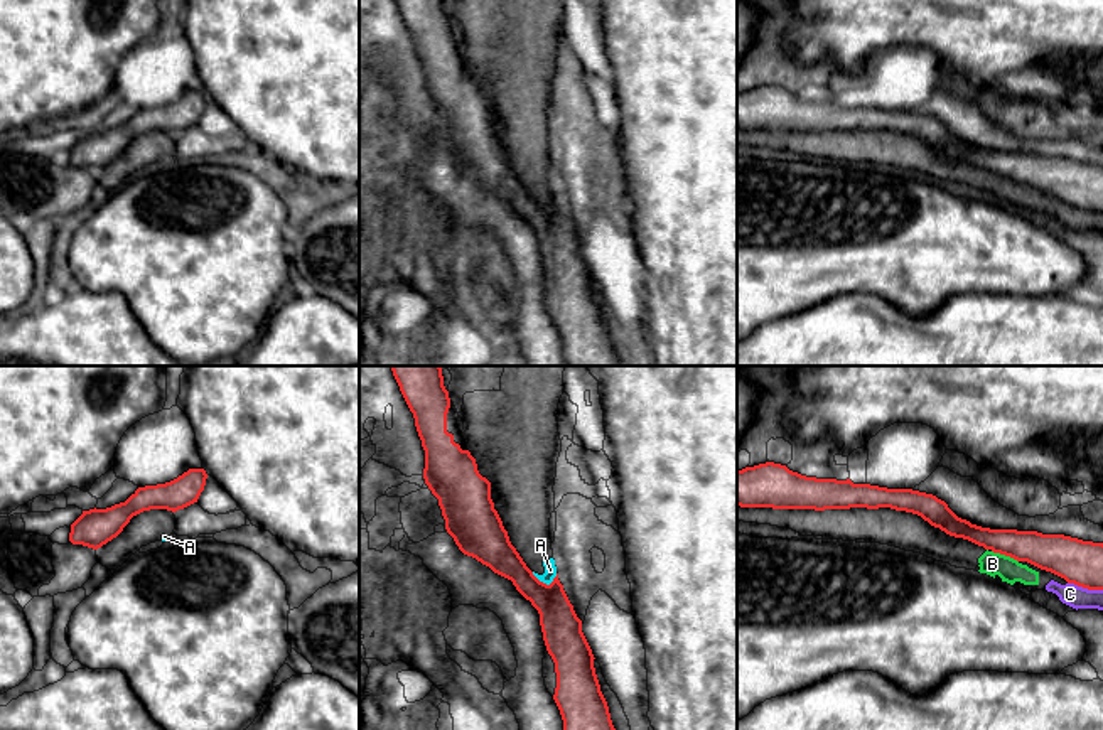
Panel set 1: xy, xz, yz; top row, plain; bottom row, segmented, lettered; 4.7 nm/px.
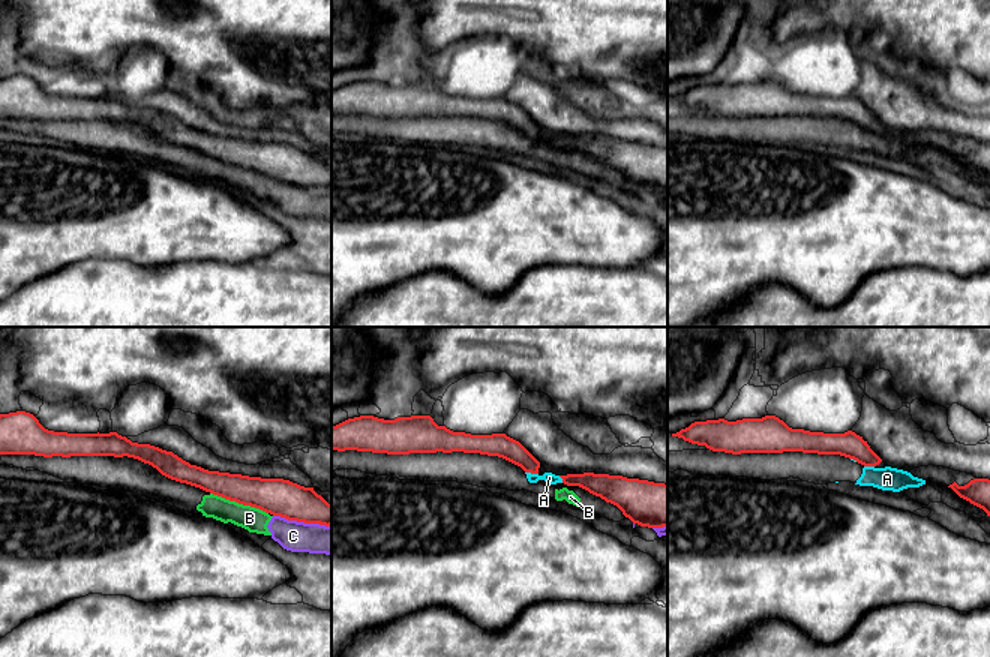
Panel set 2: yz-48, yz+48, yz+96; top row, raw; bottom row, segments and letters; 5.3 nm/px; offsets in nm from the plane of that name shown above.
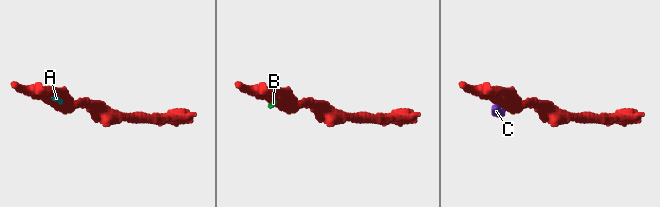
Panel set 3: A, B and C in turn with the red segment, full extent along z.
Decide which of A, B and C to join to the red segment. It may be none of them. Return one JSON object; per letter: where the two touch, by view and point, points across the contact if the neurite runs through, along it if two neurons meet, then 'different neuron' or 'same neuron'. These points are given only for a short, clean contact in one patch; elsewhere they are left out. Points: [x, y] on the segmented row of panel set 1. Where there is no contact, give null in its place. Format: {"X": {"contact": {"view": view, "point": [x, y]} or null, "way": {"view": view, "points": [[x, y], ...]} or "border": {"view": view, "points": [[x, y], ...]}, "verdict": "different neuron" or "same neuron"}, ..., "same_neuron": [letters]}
{"A": {"contact": {"view": "xz", "point": [545, 584]}, "verdict": "different neuron"}, "B": {"contact": {"view": "yz", "point": [1006, 555]}, "border": {"view": "yz", "points": [[992, 550], [1009, 555], [1017, 562]]}, "verdict": "different neuron"}, "C": {"contact": {"view": "yz", "point": [1085, 587]}, "border": {"view": "yz", "points": [[1068, 582], [1102, 590]]}, "verdict": "different neuron"}, "same_neuron": []}

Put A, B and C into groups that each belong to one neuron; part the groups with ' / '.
A B C

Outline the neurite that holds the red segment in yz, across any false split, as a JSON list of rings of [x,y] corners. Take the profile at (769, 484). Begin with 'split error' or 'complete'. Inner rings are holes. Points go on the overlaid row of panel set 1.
complete; [[[766,462],[737,470],[737,506],[772,509],[890,507],[921,516],[950,536],[1027,561],[1068,583],[1103,590],[1103,543],[1037,531],[990,529],[958,518],[944,501],[912,489],[816,479]]]

